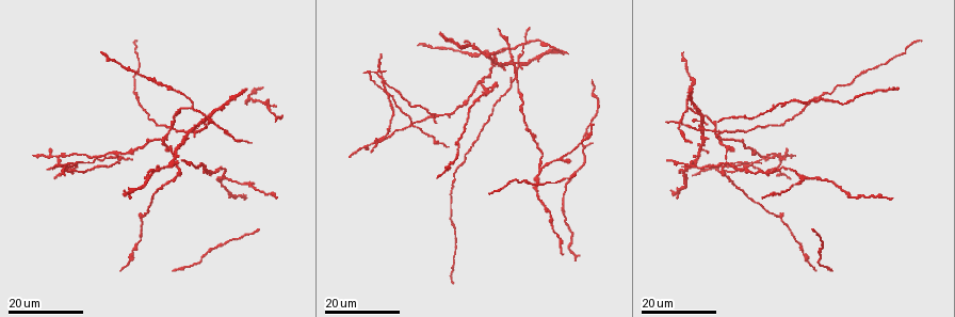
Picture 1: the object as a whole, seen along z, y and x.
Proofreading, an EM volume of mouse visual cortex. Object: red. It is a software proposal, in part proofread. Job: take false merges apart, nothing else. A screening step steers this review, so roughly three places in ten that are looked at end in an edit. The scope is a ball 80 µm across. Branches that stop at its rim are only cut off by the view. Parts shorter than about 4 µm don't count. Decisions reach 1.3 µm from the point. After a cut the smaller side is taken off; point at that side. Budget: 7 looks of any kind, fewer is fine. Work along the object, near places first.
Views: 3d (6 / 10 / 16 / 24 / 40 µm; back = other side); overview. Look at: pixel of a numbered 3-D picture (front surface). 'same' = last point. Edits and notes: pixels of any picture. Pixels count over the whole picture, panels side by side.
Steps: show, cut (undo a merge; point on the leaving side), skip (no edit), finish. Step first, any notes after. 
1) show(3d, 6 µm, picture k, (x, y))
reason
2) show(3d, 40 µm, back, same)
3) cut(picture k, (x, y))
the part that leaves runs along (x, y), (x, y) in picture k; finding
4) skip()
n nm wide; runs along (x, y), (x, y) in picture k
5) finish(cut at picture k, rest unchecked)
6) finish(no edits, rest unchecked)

show(3d, 16 µm, picture 1, (60, 156))
a fork

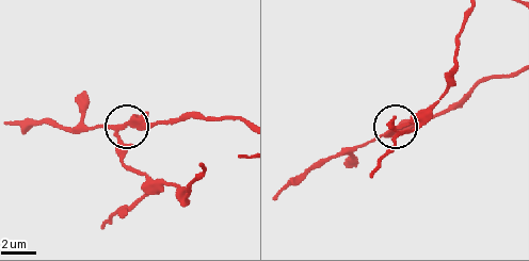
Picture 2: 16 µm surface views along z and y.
show(3d, 10 µm, picture 2, (116, 133))

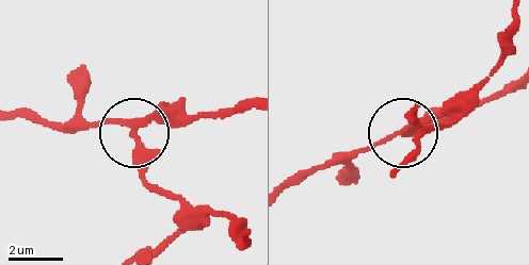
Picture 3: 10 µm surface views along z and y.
cut(picture 3, (140, 178))
3 arms; the part that leaves runs along (138, 144), (145, 176), (225, 215), (247, 237) in picture 3; a second neuron is stuck on

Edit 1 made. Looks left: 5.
show(3d, 16 µm, picture 1, (780, 218))
calibre changes

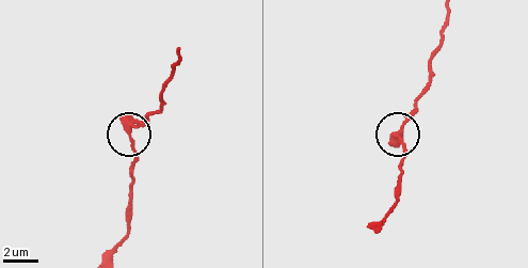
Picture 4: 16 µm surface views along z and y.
show(3d, 10 µm, picture 4, (128, 126))

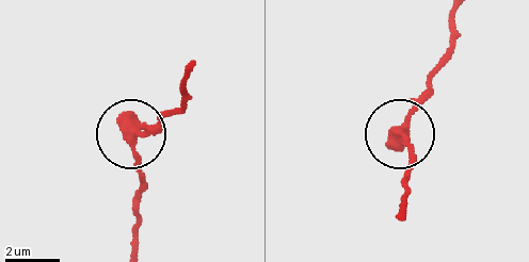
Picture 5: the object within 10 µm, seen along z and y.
show(3d, 10 µm, back, picture 5, (135, 132))

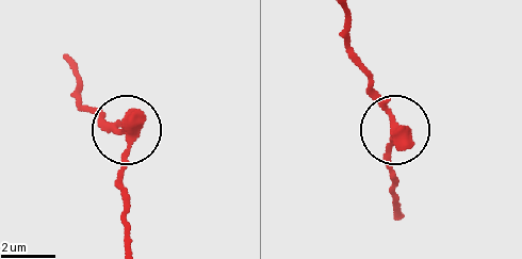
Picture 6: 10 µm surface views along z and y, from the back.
skip()
3 arms; runs along (344, 18), (348, 52), (392, 126), (392, 174) in picture 6; continuous, no second neuron

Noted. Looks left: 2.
finish(cut at picture 3, rest unchecked)

